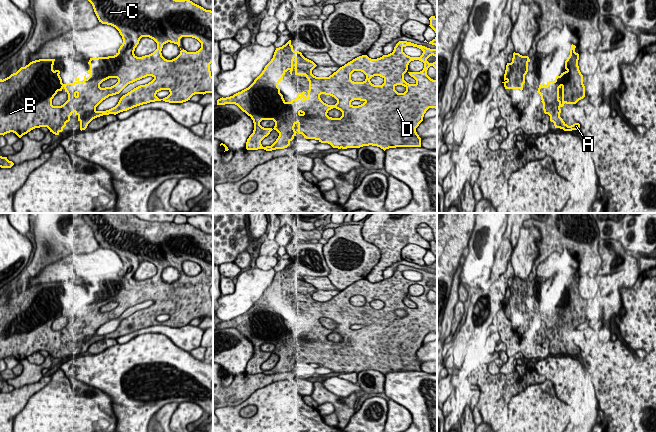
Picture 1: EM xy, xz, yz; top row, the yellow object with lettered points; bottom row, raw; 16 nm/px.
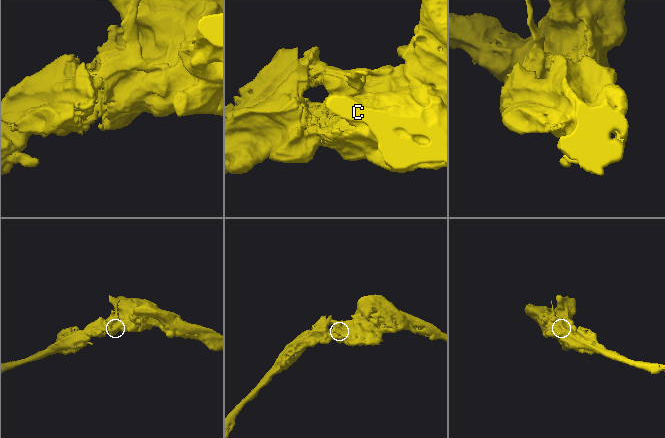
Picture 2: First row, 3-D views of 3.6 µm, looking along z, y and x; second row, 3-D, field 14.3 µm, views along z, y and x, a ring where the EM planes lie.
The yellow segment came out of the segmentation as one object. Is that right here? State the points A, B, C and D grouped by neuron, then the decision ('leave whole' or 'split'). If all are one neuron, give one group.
groups A B C D; leave whole

